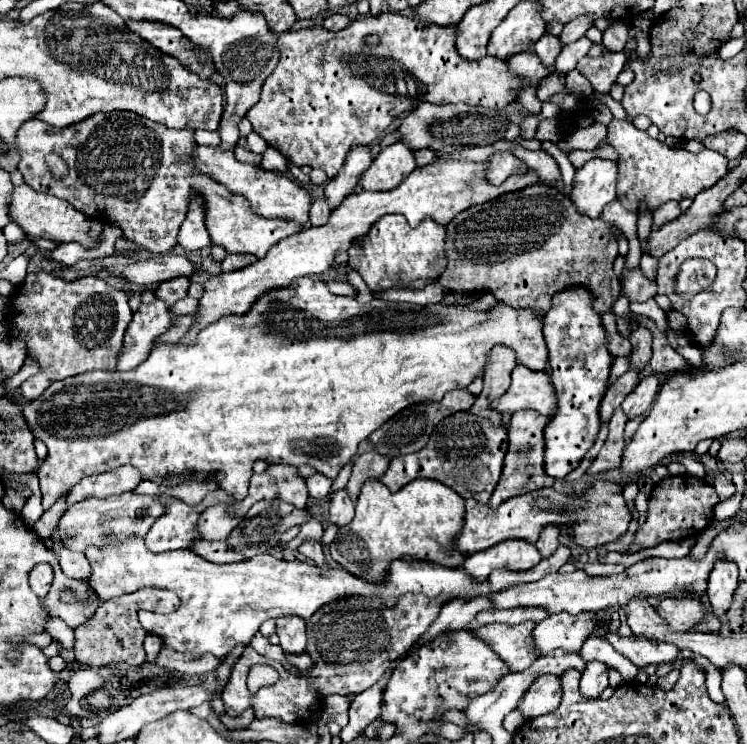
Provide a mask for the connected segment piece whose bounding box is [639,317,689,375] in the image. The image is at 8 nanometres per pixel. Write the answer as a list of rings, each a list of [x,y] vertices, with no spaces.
[[[639,317],[639,321],[653,331],[653,357],[649,361],[649,369],[653,373],[683,373],[689,371],[687,361],[669,345],[667,337],[657,331],[655,323],[647,317]]]

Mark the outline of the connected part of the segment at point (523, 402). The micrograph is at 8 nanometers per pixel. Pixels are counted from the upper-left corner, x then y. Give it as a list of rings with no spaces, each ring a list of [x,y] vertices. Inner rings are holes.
[[[517,365],[511,373],[509,389],[499,399],[495,399],[491,407],[499,409],[501,413],[535,409],[541,415],[553,415],[557,397],[547,373],[531,371],[525,365]]]

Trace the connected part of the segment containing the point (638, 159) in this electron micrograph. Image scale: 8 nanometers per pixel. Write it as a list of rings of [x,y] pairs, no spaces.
[[[613,119],[609,123],[607,141],[619,153],[617,199],[635,215],[653,213],[667,201],[695,199],[697,193],[713,187],[729,171],[729,161],[721,153],[709,149],[703,149],[701,153],[689,153],[681,147],[667,147],[659,139],[651,139],[645,131],[631,125],[631,121]]]

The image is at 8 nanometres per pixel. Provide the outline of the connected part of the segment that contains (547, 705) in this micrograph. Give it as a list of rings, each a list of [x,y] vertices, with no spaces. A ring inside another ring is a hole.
[[[541,675],[531,683],[531,687],[521,697],[517,709],[523,713],[525,719],[535,719],[561,703],[561,683],[555,675]]]

